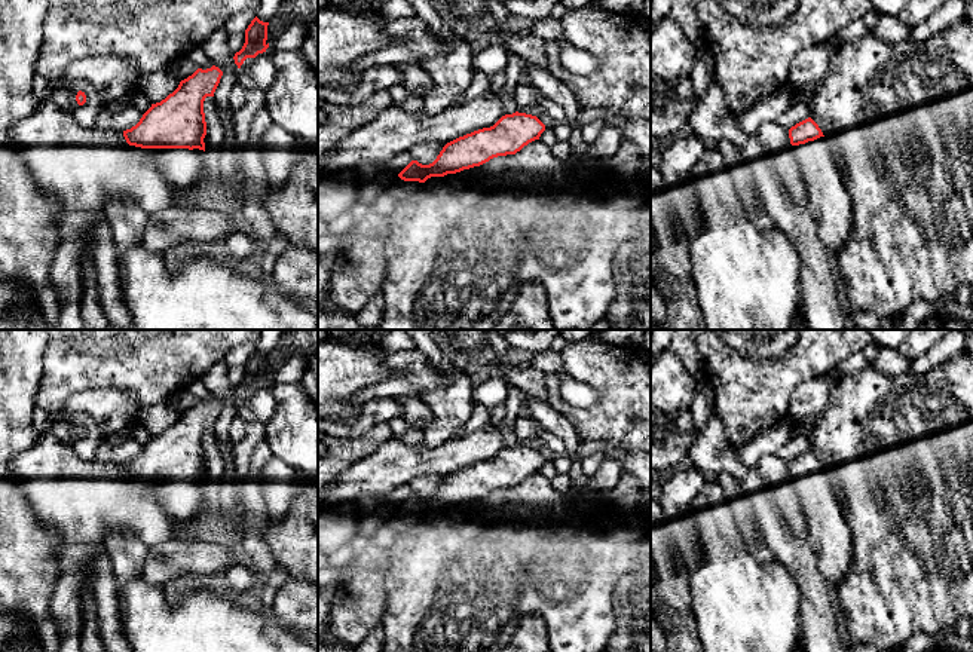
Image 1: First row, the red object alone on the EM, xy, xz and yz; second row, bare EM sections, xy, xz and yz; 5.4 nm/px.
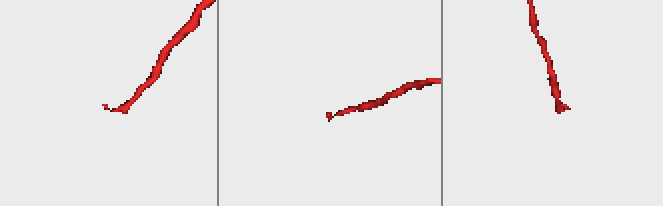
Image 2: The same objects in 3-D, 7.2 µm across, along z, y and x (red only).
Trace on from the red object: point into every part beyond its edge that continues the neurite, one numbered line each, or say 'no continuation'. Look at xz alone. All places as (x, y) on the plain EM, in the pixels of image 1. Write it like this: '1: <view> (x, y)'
1: xz (398, 523)

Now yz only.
1: yz (829, 536)

